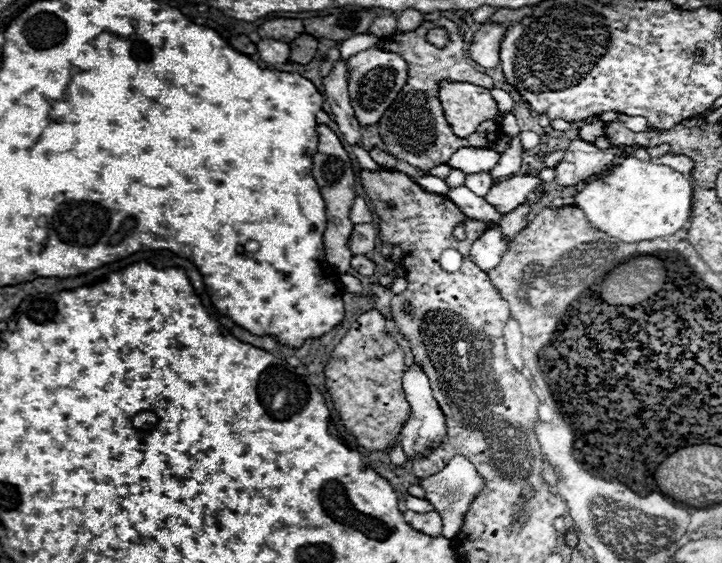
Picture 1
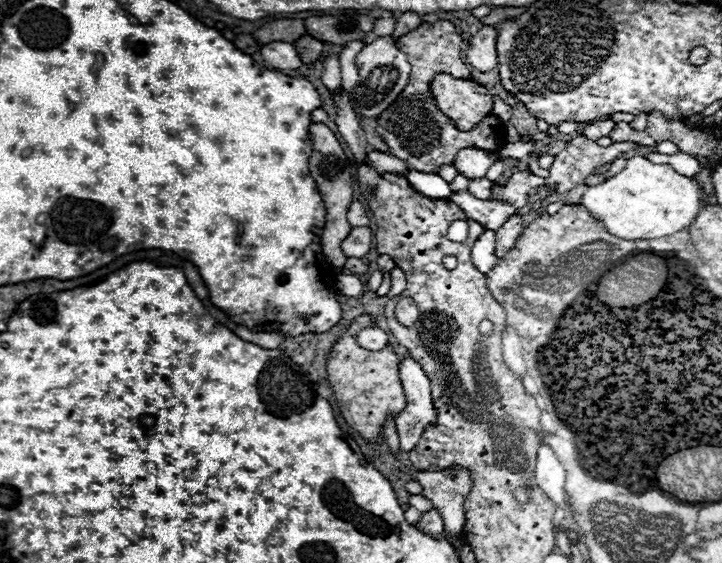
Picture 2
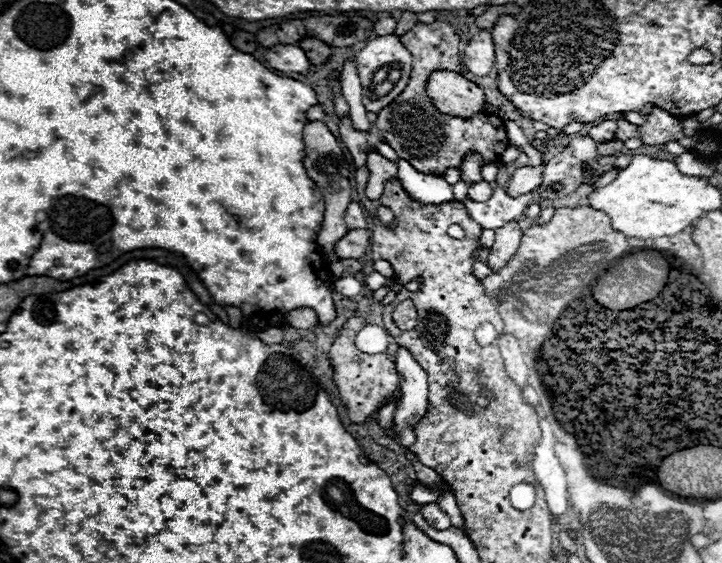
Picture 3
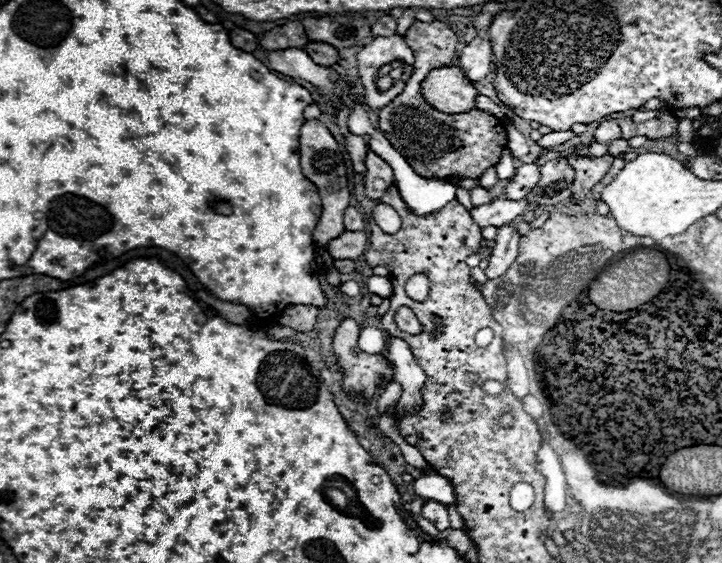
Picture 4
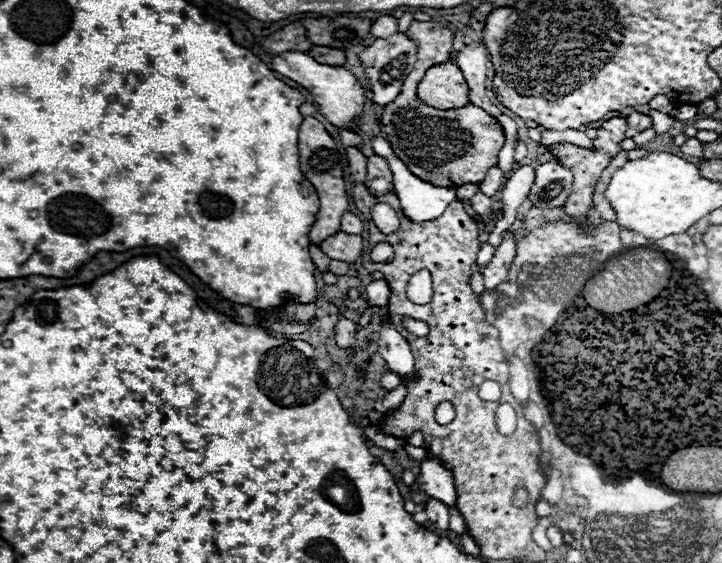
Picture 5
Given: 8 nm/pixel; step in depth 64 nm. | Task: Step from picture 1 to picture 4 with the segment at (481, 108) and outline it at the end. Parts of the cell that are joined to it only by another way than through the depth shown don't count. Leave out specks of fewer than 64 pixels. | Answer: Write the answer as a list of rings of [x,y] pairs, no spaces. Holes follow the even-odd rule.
[[[458,66],[434,68],[422,84],[424,98],[440,112],[464,114],[476,108],[478,90]]]

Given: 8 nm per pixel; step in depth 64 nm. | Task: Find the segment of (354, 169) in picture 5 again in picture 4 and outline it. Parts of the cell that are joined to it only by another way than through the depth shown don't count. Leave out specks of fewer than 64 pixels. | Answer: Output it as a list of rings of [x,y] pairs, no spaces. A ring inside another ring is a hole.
[[[350,134],[346,136],[346,150],[350,154],[350,160],[352,160],[352,166],[354,166],[354,172],[366,172],[366,166],[364,166],[364,160],[366,160],[366,140],[362,136],[356,136],[356,134]]]

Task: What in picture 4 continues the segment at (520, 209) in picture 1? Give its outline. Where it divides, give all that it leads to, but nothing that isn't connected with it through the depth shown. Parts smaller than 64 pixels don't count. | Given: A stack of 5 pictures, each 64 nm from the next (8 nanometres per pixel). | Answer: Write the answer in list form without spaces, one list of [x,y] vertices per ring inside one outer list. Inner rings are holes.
[[[506,224],[506,226],[498,228],[496,244],[492,246],[490,264],[486,268],[488,278],[498,278],[508,270],[508,266],[518,256],[518,242],[520,242],[520,234],[518,234],[516,226]]]

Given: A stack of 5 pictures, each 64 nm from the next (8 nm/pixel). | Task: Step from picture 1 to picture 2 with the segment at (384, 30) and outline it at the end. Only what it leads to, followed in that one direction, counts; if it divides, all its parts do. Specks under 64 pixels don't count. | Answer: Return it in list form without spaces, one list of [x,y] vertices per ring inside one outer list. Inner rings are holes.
[[[378,18],[378,20],[374,22],[372,32],[374,32],[376,36],[390,36],[390,34],[394,32],[394,26],[396,26],[396,20],[394,20],[394,18]]]

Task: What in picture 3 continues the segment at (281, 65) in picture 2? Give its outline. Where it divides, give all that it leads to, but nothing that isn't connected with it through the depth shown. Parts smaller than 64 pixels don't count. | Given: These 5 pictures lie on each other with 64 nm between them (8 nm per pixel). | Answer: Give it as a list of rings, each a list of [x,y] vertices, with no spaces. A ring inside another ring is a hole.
[[[276,44],[272,48],[266,48],[264,58],[272,68],[286,72],[286,74],[290,74],[290,72],[302,74],[302,72],[308,72],[308,68],[312,66],[308,62],[304,50],[298,46],[292,46],[292,44]]]

